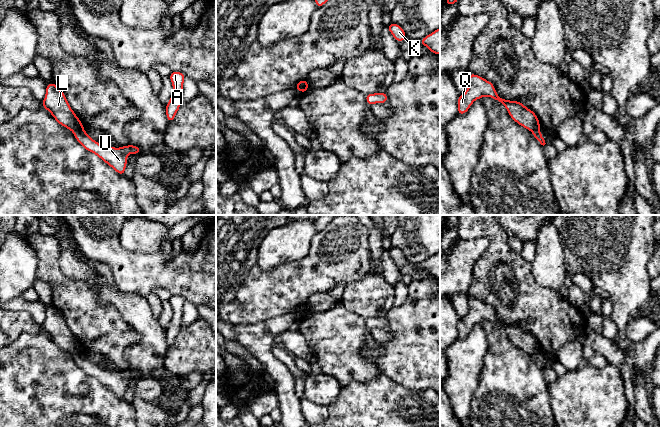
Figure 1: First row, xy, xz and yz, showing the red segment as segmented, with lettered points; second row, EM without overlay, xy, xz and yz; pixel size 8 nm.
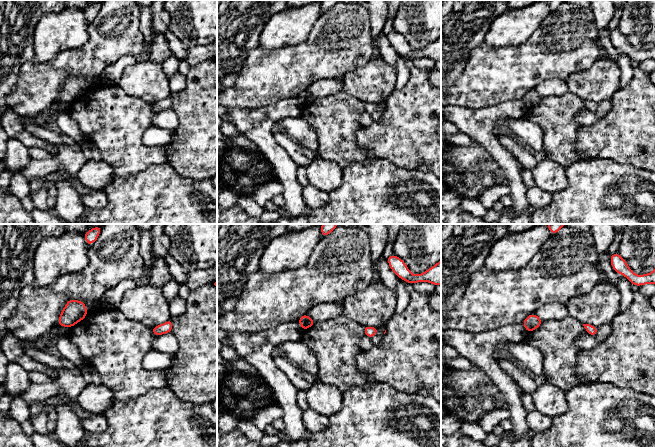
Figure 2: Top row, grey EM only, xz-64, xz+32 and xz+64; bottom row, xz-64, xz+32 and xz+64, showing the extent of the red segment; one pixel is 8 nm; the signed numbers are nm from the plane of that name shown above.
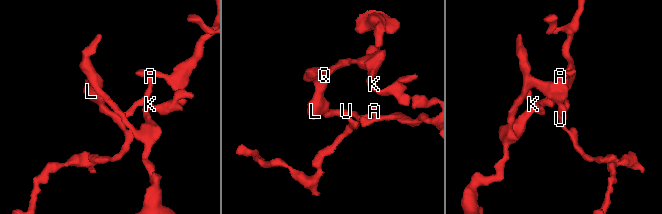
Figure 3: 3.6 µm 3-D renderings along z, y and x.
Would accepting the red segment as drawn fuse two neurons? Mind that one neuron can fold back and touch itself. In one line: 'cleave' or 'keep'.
cleave

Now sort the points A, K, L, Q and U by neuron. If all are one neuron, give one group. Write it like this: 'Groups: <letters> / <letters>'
Groups: A U / K L Q

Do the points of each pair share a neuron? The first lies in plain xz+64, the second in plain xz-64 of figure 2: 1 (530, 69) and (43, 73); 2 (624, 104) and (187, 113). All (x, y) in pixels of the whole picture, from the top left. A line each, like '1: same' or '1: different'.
1: same
2: same

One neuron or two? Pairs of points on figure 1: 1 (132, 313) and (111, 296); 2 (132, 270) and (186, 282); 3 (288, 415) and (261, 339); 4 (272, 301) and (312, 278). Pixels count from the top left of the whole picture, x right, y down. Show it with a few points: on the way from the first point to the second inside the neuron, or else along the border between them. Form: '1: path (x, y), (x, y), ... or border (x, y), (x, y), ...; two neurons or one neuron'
1: path (127, 308), (116, 298); one neuron
2: path (145, 271), (173, 272); one neuron
3: path (286, 396), (282, 376), (266, 358); one neuron
4: path (282, 297), (302, 278); one neuron

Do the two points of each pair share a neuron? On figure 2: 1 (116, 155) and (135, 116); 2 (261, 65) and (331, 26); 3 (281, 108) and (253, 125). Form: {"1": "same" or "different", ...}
{"1": "same", "2": "same", "3": "same"}

